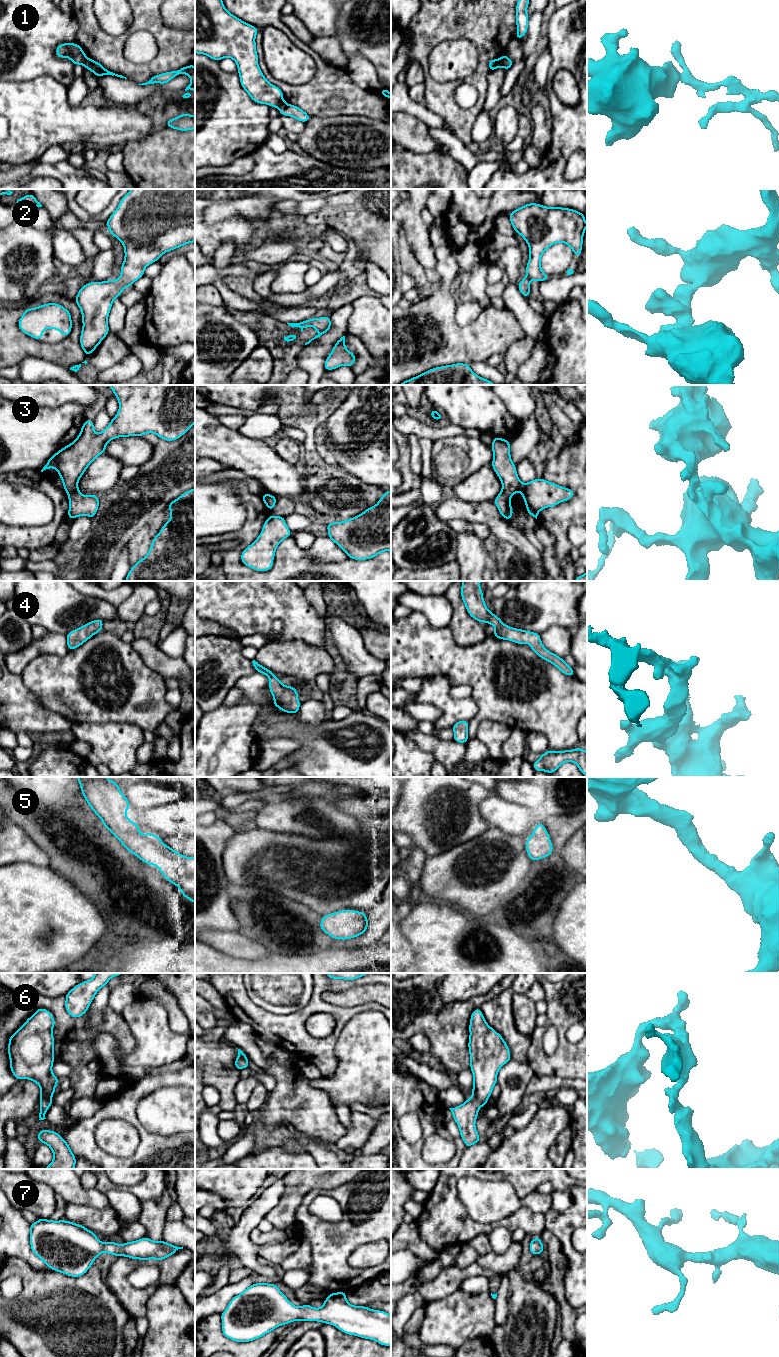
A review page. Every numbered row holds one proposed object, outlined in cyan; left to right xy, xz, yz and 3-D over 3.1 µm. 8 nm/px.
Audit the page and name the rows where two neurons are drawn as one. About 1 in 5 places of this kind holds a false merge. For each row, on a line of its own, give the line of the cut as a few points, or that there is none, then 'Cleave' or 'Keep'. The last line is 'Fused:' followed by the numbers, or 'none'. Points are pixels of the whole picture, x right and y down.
1: Split along yz (506, 56), (500, 65). Cleave
2: No split. Keep
3: Split along xy (79, 492), (68, 495). Cleave
4: No split. Keep
5: No split. Keep
6: No split. Keep
7: No split. Keep
Fused: 1, 3

